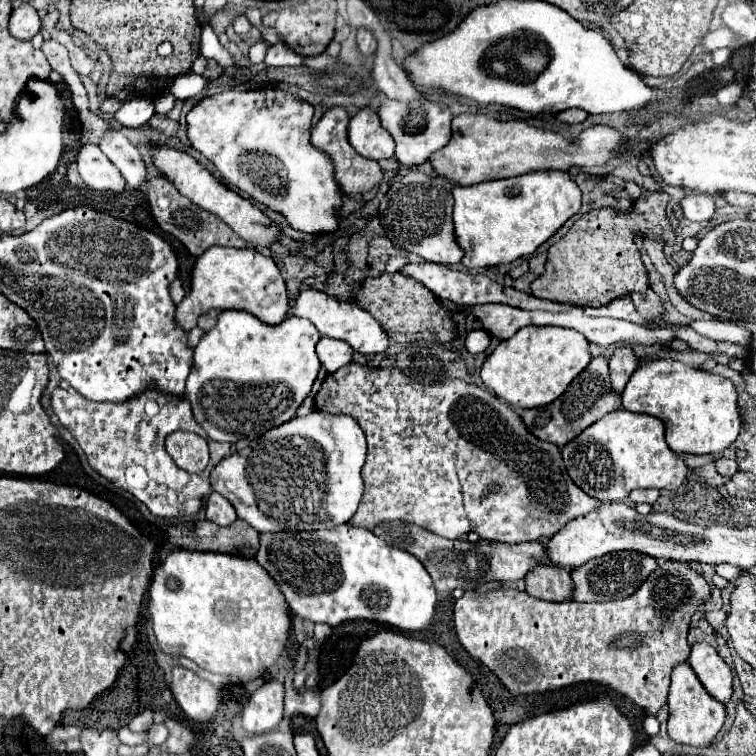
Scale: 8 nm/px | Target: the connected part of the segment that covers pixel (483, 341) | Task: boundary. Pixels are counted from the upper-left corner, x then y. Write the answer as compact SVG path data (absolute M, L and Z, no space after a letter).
M482 328L470 330L468 336L466 336L466 348L468 348L470 354L484 352L488 348L488 344L490 344L490 334L486 330L482 330Z

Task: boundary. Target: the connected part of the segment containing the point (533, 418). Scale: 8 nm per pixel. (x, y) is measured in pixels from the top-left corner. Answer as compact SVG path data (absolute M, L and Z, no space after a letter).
M594 356L592 362L588 364L588 368L572 380L570 388L558 400L554 400L552 404L548 404L544 408L524 410L522 420L532 430L534 436L538 436L540 440L554 442L556 446L562 448L566 442L576 438L584 428L588 428L590 424L594 424L596 420L606 416L608 412L614 412L620 408L622 408L622 396L618 392L614 392L614 388L610 384L608 358Z

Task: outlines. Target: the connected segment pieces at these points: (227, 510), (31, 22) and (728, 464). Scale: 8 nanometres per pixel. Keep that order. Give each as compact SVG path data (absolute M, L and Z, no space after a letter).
M212 492L210 498L208 498L208 506L206 506L206 518L210 522L216 522L220 526L228 526L232 524L238 516L236 516L236 510L234 506L218 492Z
M22 2L20 6L16 6L12 10L8 30L12 30L12 36L16 36L20 40L30 40L40 30L38 12L28 2Z
M718 458L718 460L714 460L714 464L716 464L716 472L720 476L734 476L738 470L738 464L730 458Z

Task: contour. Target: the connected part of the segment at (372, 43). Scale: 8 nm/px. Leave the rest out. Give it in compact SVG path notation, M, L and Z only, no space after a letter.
M358 28L356 42L358 42L358 46L360 46L362 54L366 54L366 56L368 56L368 54L372 54L372 52L376 50L376 46L378 46L378 42L376 42L374 34L372 34L368 28Z

